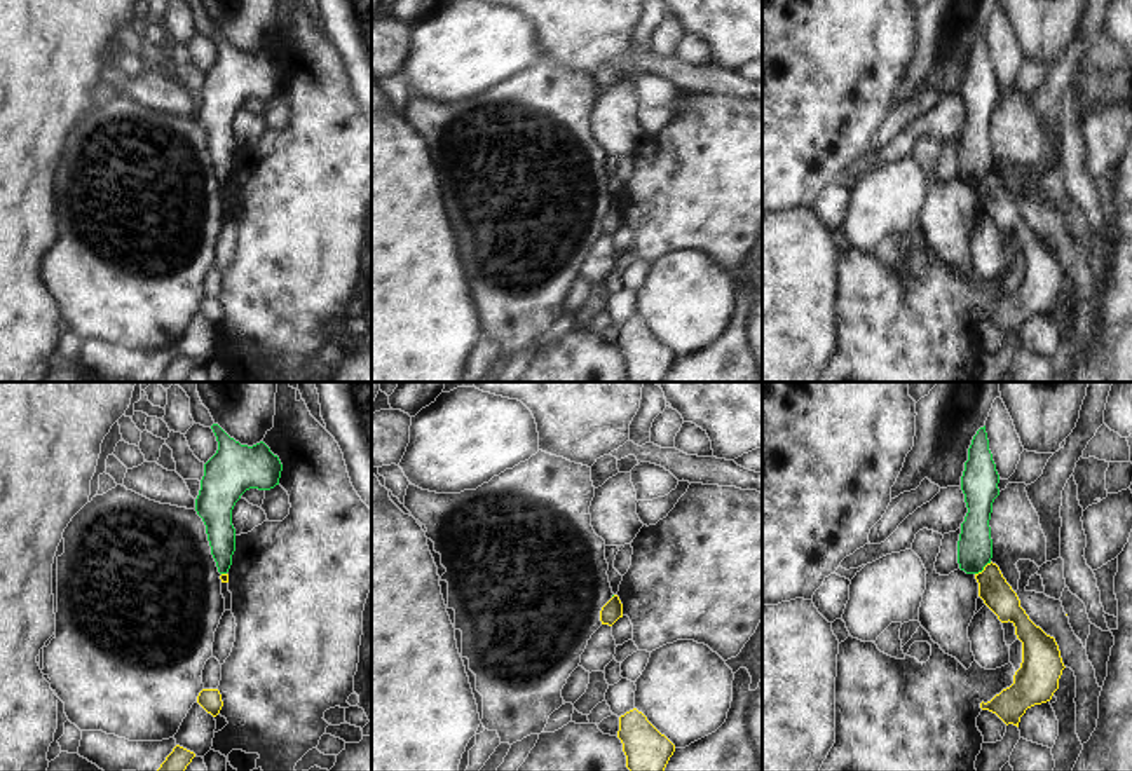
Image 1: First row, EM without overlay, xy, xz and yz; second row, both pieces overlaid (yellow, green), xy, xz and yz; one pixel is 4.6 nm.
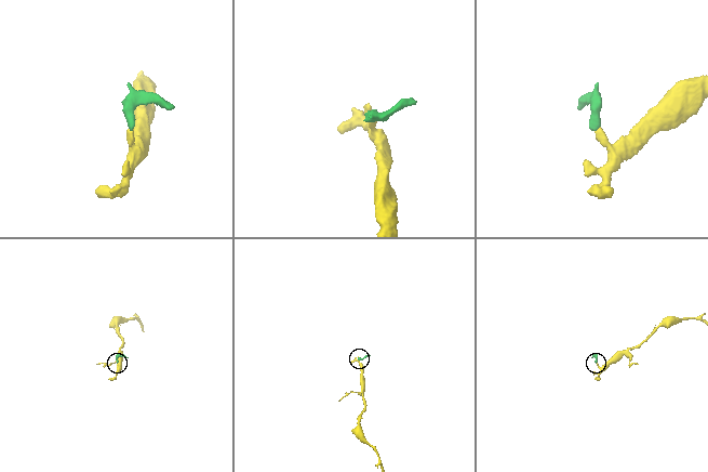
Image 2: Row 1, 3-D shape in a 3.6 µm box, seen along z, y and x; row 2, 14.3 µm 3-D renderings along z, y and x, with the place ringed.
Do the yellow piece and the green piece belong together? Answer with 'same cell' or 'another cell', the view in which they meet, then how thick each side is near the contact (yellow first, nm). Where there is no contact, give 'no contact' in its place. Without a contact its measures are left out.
another cell; meets yellow in yz; 140 nm thick on the yellow side, 160 nm on the other

